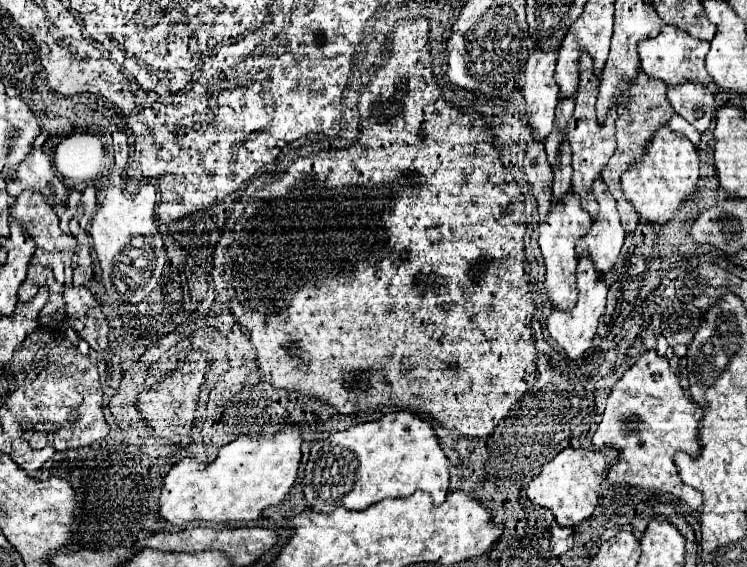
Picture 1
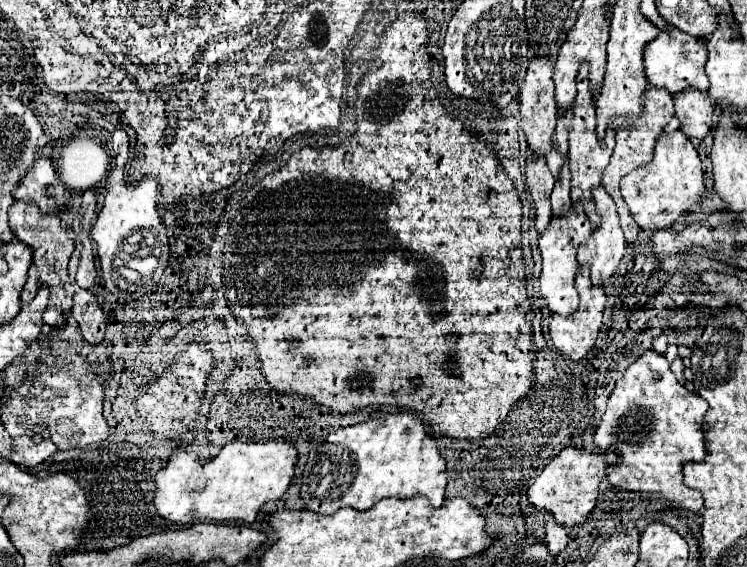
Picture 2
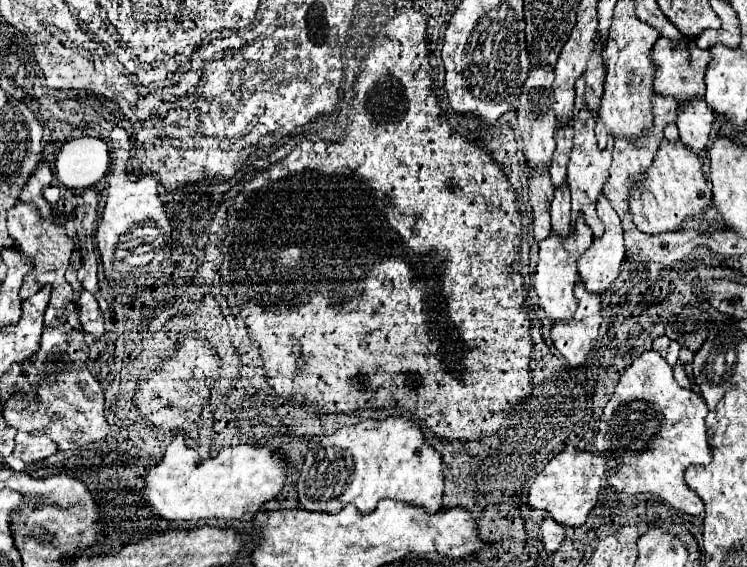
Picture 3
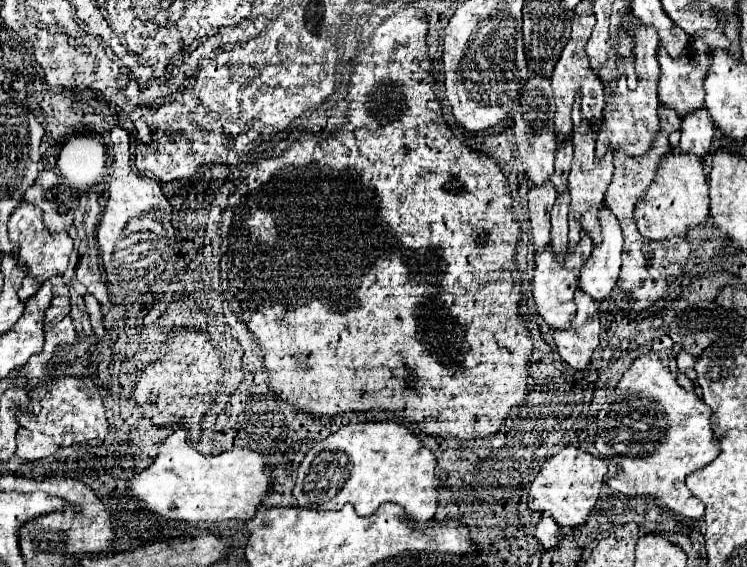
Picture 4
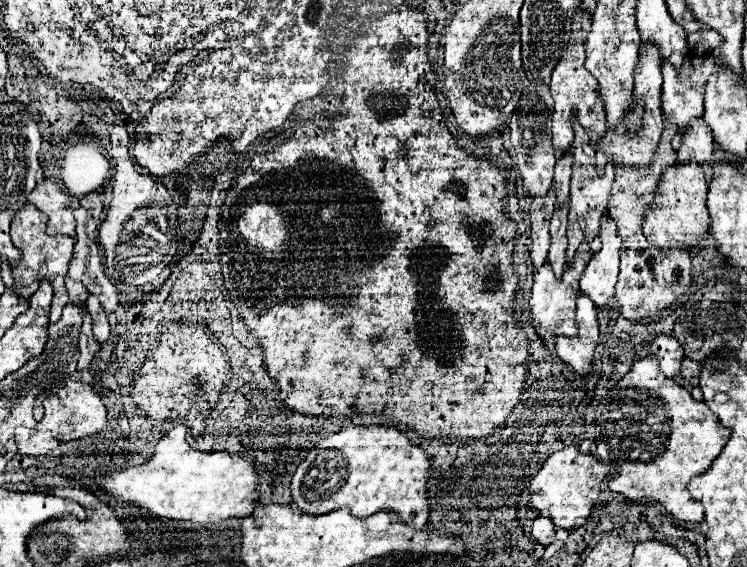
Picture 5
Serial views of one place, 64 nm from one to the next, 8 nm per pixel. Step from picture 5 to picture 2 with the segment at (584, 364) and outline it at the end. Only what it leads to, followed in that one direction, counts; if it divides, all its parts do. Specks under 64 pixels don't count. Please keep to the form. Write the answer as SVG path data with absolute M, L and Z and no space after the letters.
M580 266L578 274L576 274L576 290L580 294L578 310L572 316L552 316L552 320L550 320L550 336L552 336L554 346L560 353L566 354L571 360L578 362L594 346L594 340L596 340L600 324L602 324L602 312L604 312L604 304L606 304L606 294L604 294L604 288L596 288L590 282L588 268L584 268L584 266Z

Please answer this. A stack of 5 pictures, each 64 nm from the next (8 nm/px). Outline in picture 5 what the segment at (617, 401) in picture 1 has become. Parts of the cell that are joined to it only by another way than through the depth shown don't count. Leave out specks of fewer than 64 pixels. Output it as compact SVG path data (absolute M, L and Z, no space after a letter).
M654 356L637 360L624 378L600 374L600 394L604 400L586 422L584 432L586 440L602 436L598 454L618 470L608 483L609 489L626 498L654 498L674 518L702 522L704 508L690 496L686 484L708 470L722 452L730 430L720 426L704 402L696 402L686 388L666 378Z

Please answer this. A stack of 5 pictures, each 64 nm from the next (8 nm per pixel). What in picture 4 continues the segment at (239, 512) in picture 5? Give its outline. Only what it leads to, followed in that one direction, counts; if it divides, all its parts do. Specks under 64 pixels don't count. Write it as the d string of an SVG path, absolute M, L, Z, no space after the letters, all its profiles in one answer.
M176 430L160 446L158 458L150 468L134 474L128 482L134 496L148 504L150 510L158 512L170 520L188 520L188 522L222 522L222 520L250 520L256 514L258 504L272 490L272 474L266 458L250 448L232 448L218 456L202 456L186 442L186 430Z

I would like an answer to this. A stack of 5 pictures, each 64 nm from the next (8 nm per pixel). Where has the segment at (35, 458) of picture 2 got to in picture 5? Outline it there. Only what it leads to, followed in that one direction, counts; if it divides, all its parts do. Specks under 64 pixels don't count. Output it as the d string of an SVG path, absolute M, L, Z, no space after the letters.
M18 426L16 444L18 444L18 452L24 456L44 456L58 446L58 440L50 432L40 432L36 428Z

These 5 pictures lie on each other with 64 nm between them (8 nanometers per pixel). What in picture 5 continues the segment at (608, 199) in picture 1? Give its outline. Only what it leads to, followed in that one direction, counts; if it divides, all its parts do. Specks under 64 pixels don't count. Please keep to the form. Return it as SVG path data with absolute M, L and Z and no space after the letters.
M604 214L604 220L600 220L600 224L602 224L600 226L602 248L592 254L580 278L582 294L590 296L596 306L604 306L614 296L622 248L616 222L608 214Z

